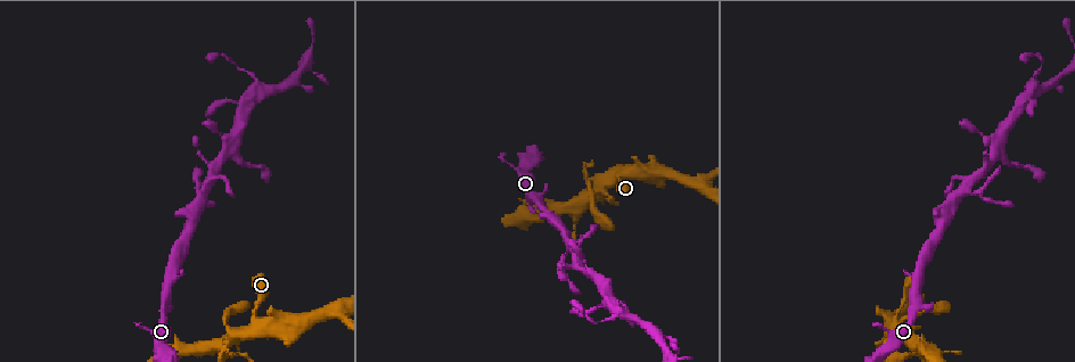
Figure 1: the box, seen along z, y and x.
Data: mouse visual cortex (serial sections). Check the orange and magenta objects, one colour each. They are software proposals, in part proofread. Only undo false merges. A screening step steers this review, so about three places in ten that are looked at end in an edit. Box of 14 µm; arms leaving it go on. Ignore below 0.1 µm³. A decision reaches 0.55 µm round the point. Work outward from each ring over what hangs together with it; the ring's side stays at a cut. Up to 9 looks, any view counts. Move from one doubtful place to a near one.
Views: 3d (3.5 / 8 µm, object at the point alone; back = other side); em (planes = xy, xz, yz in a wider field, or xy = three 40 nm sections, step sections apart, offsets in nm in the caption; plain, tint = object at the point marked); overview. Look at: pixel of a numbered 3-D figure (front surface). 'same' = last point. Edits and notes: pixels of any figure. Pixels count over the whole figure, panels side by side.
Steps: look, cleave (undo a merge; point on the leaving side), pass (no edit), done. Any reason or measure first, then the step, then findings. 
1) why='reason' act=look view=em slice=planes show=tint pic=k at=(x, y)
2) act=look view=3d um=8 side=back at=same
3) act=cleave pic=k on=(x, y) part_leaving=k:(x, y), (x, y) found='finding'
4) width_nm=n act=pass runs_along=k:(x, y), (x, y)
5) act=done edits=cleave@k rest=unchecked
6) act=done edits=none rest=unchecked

why='calibre changes' act=look view=3d um=8 pic=1 at=(238, 346)

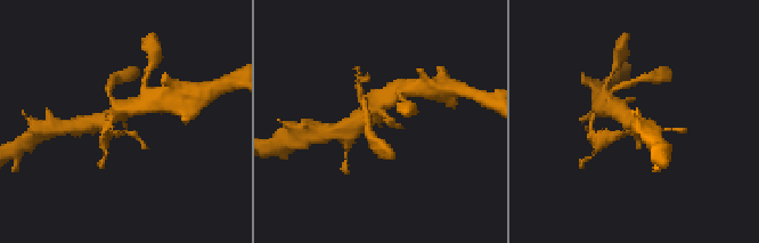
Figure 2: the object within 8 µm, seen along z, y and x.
why='closer look' act=look view=3d um=3.5 side=back pic=2 at=(123, 123)

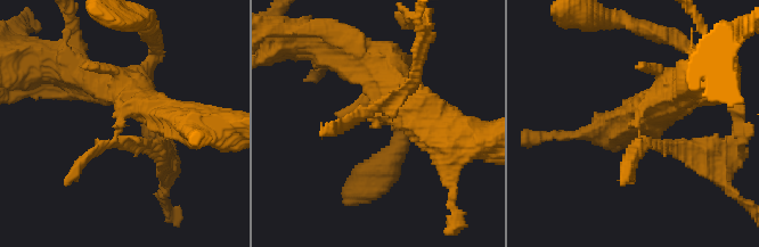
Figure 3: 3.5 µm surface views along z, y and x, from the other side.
act=look view=em slice=xy step=1 show=tint pic=3 at=(121, 125)

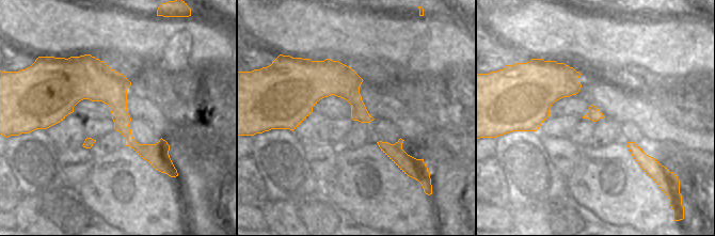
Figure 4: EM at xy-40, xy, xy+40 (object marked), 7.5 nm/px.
arms=3 act=cleave pic=3 on=(698, 146) part_leaving=3:(664, 142), (728, 153), (740, 124) found='two cells meet here'

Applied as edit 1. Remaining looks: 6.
why='branch point' act=look view=3d um=3.5 pic=1 at=(968, 191)

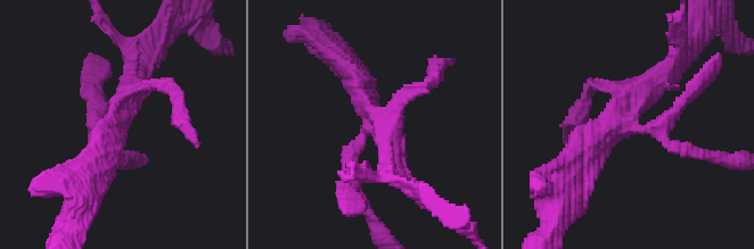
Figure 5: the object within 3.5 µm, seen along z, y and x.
why='need the tissue' act=look view=em slice=xy step=5 show=tint pic=5 at=(372, 119)

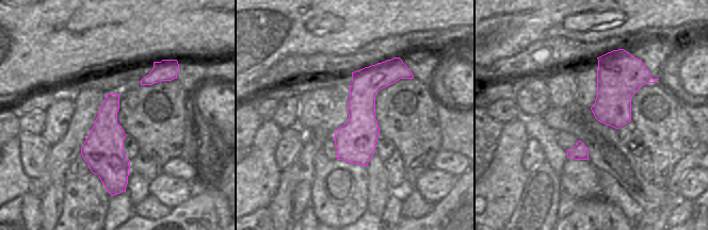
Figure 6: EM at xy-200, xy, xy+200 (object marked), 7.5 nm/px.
act=pass runs_along=6:(397, 61), (339, 157) found='all the same cell'

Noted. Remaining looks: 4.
why='branch point' act=look view=3d um=3.5 pic=1 at=(225, 152)

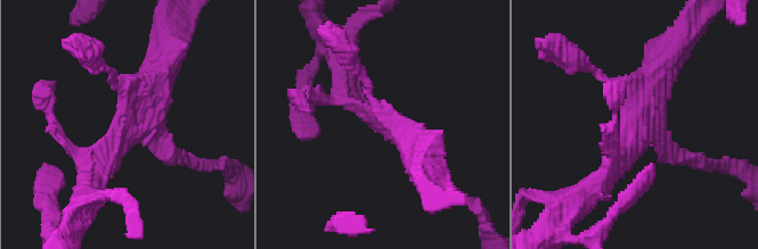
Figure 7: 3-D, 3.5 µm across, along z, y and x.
why='now the EM' act=look view=em slice=xy step=3 show=tint pic=7 at=(378, 125)

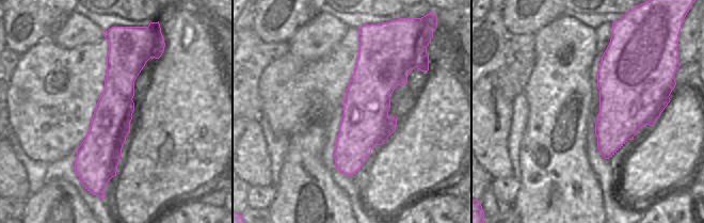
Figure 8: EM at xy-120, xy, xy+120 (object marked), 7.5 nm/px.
width_nm=360 act=pass runs_along=8:(112, 43), (116, 101), (102, 180) found='one cell here'

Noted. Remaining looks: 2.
act=done edits=cleave@3 rest=unchecked

